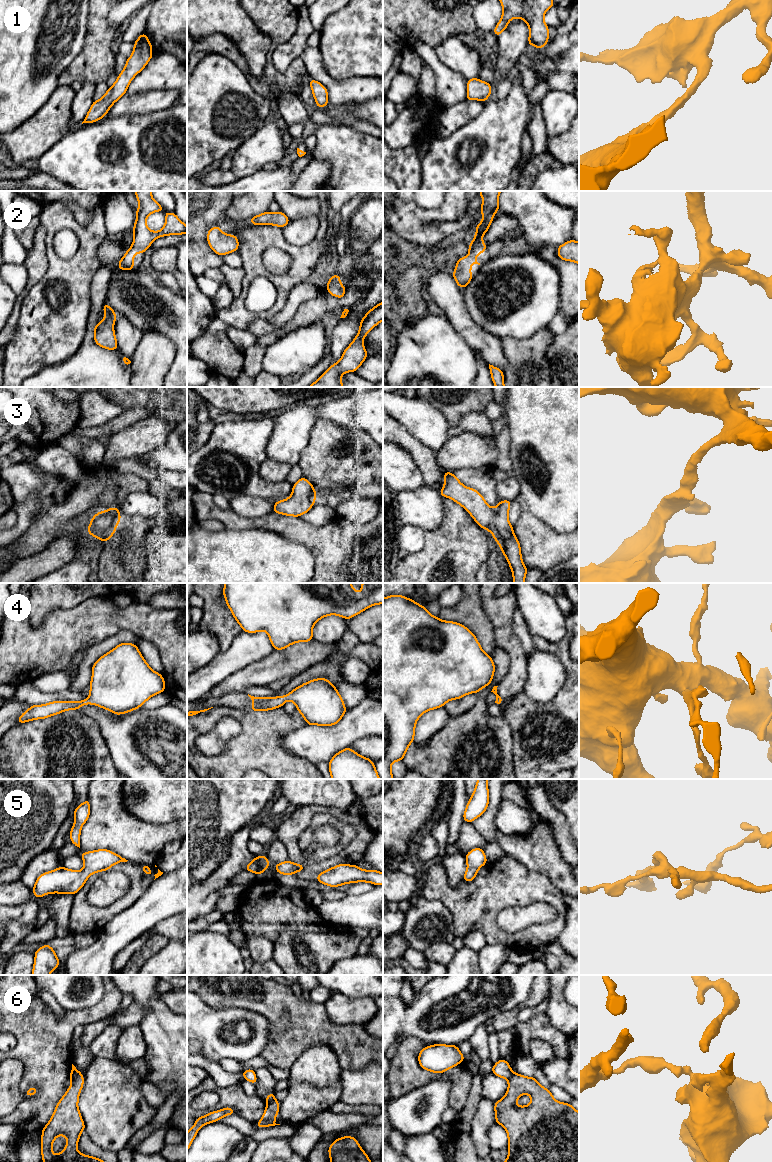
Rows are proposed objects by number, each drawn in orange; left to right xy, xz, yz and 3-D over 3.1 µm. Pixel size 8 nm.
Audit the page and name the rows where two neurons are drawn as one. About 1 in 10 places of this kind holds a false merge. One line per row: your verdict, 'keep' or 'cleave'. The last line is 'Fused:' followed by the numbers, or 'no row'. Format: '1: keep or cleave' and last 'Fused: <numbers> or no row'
1: keep
2: keep
3: keep
4: keep
5: keep
6: cleave
Fused: 6

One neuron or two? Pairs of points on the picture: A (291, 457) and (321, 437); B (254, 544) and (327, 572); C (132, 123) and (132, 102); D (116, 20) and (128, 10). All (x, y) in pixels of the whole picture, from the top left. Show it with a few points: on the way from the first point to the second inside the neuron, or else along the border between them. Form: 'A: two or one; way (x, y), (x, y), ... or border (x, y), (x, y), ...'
A: two; border (312, 429), (309, 442), (296, 464)
B: two; border (305, 545), (314, 557), (315, 572)
C: two; border (155, 110), (140, 114), (108, 115)
D: one; way (119, 17), (125, 11)

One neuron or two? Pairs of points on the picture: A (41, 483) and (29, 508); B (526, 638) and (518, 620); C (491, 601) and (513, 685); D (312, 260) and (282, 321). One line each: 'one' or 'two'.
A: two
B: one
C: one
D: two

